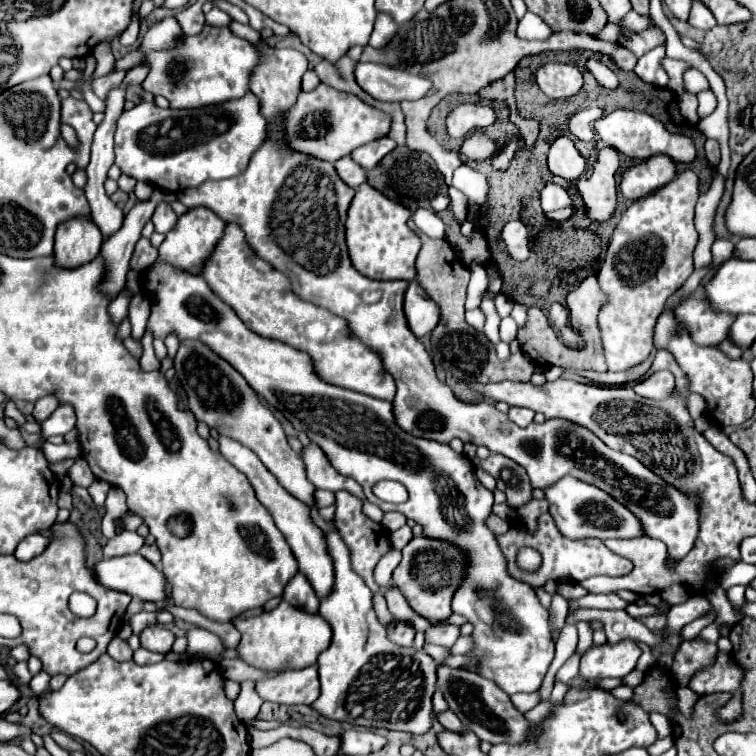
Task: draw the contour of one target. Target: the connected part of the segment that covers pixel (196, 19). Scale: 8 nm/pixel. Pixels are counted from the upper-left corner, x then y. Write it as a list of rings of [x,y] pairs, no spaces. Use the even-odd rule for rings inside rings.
[[[192,5],[186,7],[184,11],[176,13],[176,21],[180,23],[184,35],[196,35],[202,31],[204,25],[204,13],[202,13],[202,5]]]

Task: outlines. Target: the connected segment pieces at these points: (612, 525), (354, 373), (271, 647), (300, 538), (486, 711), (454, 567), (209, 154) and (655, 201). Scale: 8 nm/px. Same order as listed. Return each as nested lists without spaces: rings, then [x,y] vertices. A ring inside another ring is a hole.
[[[562,477],[552,487],[544,489],[546,501],[550,503],[548,511],[554,519],[554,525],[558,531],[562,531],[568,539],[584,539],[584,537],[598,537],[598,539],[610,539],[610,537],[622,537],[632,539],[640,537],[642,529],[638,519],[618,501],[614,501],[608,493],[596,489],[594,485],[588,485],[574,477]]]
[[[226,225],[220,243],[216,243],[214,253],[208,263],[204,263],[200,275],[252,331],[264,335],[266,339],[276,339],[308,353],[316,375],[320,375],[320,379],[326,383],[392,401],[394,379],[388,371],[384,371],[380,357],[372,349],[364,347],[356,337],[352,339],[344,319],[312,303],[296,299],[288,277],[254,255],[254,251],[246,245],[244,233],[238,225]]]
[[[284,599],[270,613],[260,613],[250,619],[234,619],[234,625],[242,635],[236,647],[238,657],[256,669],[274,673],[314,665],[318,655],[328,649],[328,643],[332,639],[332,629],[320,615],[310,615],[302,609],[296,609]]]
[[[220,437],[220,453],[238,469],[242,471],[248,481],[252,483],[258,501],[270,511],[270,515],[274,517],[276,527],[284,533],[298,565],[300,571],[304,571],[304,575],[308,575],[308,581],[312,583],[318,599],[322,599],[324,595],[328,595],[328,591],[332,591],[332,557],[328,555],[328,547],[326,547],[326,539],[324,539],[324,531],[320,531],[310,517],[310,507],[306,503],[300,503],[300,499],[296,499],[294,495],[290,495],[280,483],[278,479],[264,467],[264,463],[242,443],[228,439],[228,437]]]
[[[438,665],[436,675],[438,675],[438,689],[444,693],[448,707],[466,725],[466,729],[478,735],[480,741],[488,741],[496,745],[496,743],[520,743],[524,739],[524,733],[528,731],[530,723],[522,717],[520,711],[514,709],[514,705],[510,703],[510,697],[492,681],[476,673],[454,669],[448,665]]]
[[[420,535],[402,549],[402,561],[392,573],[392,583],[402,591],[416,615],[432,623],[440,623],[452,615],[452,593],[460,587],[464,571],[468,571],[468,555],[464,555],[464,551],[456,549],[454,543]]]
[[[250,91],[244,99],[228,99],[228,103],[198,109],[160,109],[144,101],[118,119],[116,165],[138,181],[180,193],[206,179],[218,181],[240,175],[264,139],[266,119],[260,113],[260,99]]]
[[[694,171],[678,173],[660,191],[634,201],[620,217],[606,257],[598,269],[600,291],[606,301],[598,315],[602,347],[610,371],[624,371],[642,363],[652,353],[652,333],[666,299],[690,277],[692,253],[698,243],[694,205],[698,177]]]

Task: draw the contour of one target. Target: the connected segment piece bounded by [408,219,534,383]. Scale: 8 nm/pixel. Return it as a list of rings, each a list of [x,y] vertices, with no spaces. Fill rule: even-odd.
[[[412,219],[408,227],[414,229],[422,237],[422,251],[416,259],[416,283],[426,291],[426,295],[440,307],[440,321],[432,331],[430,345],[432,345],[432,359],[440,363],[448,373],[462,381],[478,381],[478,383],[494,383],[494,381],[530,381],[534,373],[534,363],[524,353],[516,353],[516,357],[500,361],[496,357],[494,345],[476,329],[468,327],[464,321],[464,301],[466,301],[466,287],[470,281],[470,269],[460,261],[454,249],[444,239],[430,239],[424,235]]]

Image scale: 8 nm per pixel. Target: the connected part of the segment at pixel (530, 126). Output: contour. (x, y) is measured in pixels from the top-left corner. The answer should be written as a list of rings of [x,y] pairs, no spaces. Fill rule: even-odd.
[[[512,111],[510,113],[510,121],[516,125],[516,129],[520,131],[520,137],[524,139],[524,143],[530,147],[534,145],[536,137],[538,137],[538,127],[540,123],[536,119],[526,119],[526,117],[520,117],[518,111]]]

